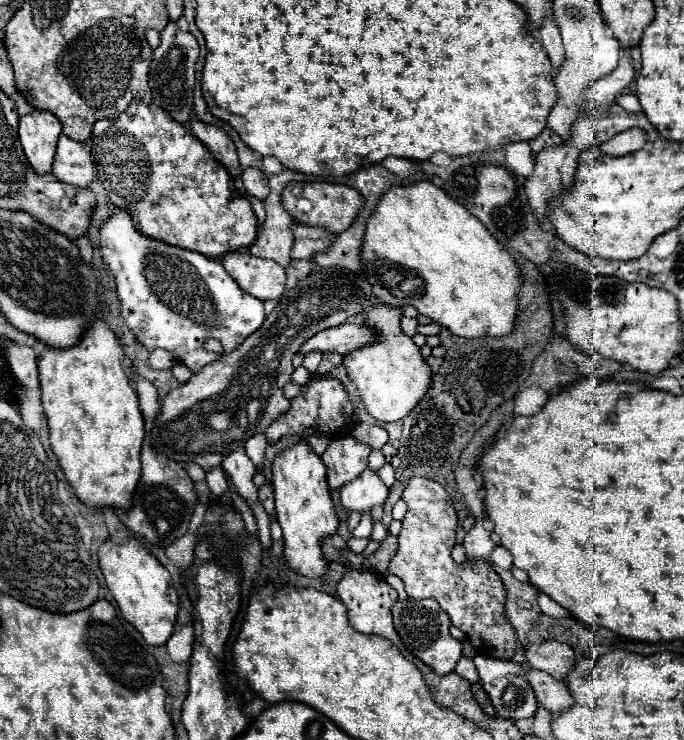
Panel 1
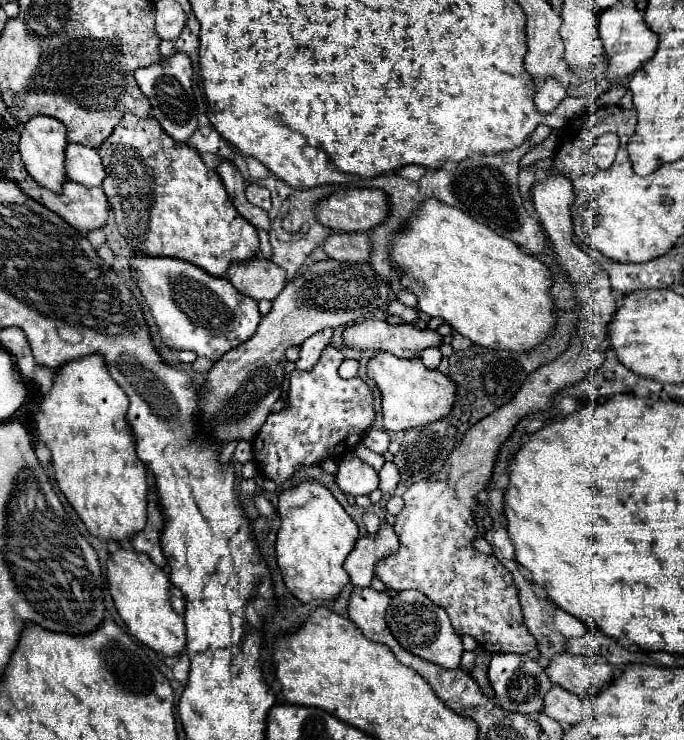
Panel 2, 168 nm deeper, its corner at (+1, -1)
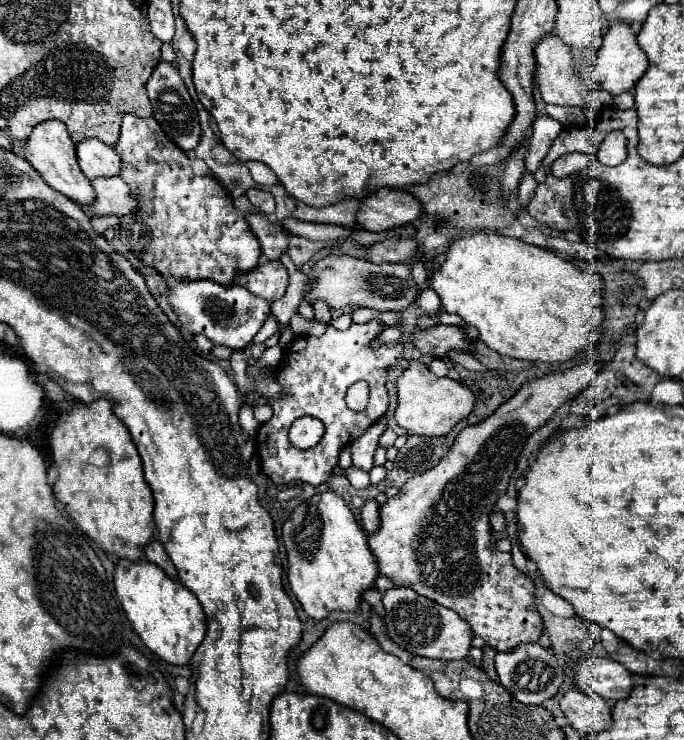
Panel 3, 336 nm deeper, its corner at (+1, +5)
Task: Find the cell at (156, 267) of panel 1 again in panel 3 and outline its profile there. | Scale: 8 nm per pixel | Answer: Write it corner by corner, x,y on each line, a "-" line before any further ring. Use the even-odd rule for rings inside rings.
169,279
167,281
167,301
179,319
181,329
193,335
205,335
213,345
225,345
231,349
243,349
251,343
257,331
263,327
269,315
269,303
255,297
239,285
221,285
207,279

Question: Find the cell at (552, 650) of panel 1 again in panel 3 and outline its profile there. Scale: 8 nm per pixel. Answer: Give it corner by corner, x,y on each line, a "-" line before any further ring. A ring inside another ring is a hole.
591,657
571,667
571,679
577,689
597,693
607,701
619,701
629,695
633,677
611,657

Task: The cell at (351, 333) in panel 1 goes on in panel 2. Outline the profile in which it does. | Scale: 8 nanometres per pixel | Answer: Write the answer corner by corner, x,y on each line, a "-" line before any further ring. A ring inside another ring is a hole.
369,319
361,325
353,325
345,331
345,343
357,351
389,351
397,357
419,357
423,349
439,347
443,337
439,339
437,331
417,329
413,325
389,325
387,321

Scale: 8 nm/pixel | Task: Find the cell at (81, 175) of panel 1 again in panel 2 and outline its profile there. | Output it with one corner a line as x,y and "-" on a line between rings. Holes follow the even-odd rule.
75,143
67,145
65,169
67,169
69,181
81,183
85,187
101,185
103,179
107,177
97,149
85,147
85,145
75,145

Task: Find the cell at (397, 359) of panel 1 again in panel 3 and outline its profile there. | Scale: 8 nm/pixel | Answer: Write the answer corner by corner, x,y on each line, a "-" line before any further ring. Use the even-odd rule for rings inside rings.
411,361
401,371
395,385
397,385
395,421
407,433
415,433
415,435
427,435
427,437
447,435
457,421
461,421
463,417
467,417
467,413
471,413
475,403
473,393
463,383
451,377
433,375
427,369
427,365
423,365
421,361

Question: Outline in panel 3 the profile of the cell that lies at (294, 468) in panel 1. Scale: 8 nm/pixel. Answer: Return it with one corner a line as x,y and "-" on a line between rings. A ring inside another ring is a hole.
327,491
317,495
317,503
301,503
283,525
283,545
287,549
287,579
303,611
321,621
329,611
355,611
365,589
373,587
379,571
367,547
367,535
355,521
343,497

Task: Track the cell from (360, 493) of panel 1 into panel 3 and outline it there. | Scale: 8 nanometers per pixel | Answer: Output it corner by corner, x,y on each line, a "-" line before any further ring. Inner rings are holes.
381,417
375,425
371,425
371,429
367,429
367,433
363,433
363,437
359,437
351,443
351,461
353,461
355,469
371,471
373,453
377,449
377,439
379,439
379,433
383,433
385,425
387,425
387,419

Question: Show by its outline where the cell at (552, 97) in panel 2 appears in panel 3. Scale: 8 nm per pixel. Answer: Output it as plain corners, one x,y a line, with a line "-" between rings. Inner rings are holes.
539,115
533,123
533,135
531,135
531,143
529,143
529,153
525,157
525,169
535,173
541,159
545,157
545,153
551,149
553,139
559,135
561,131
561,123
555,121
551,115

